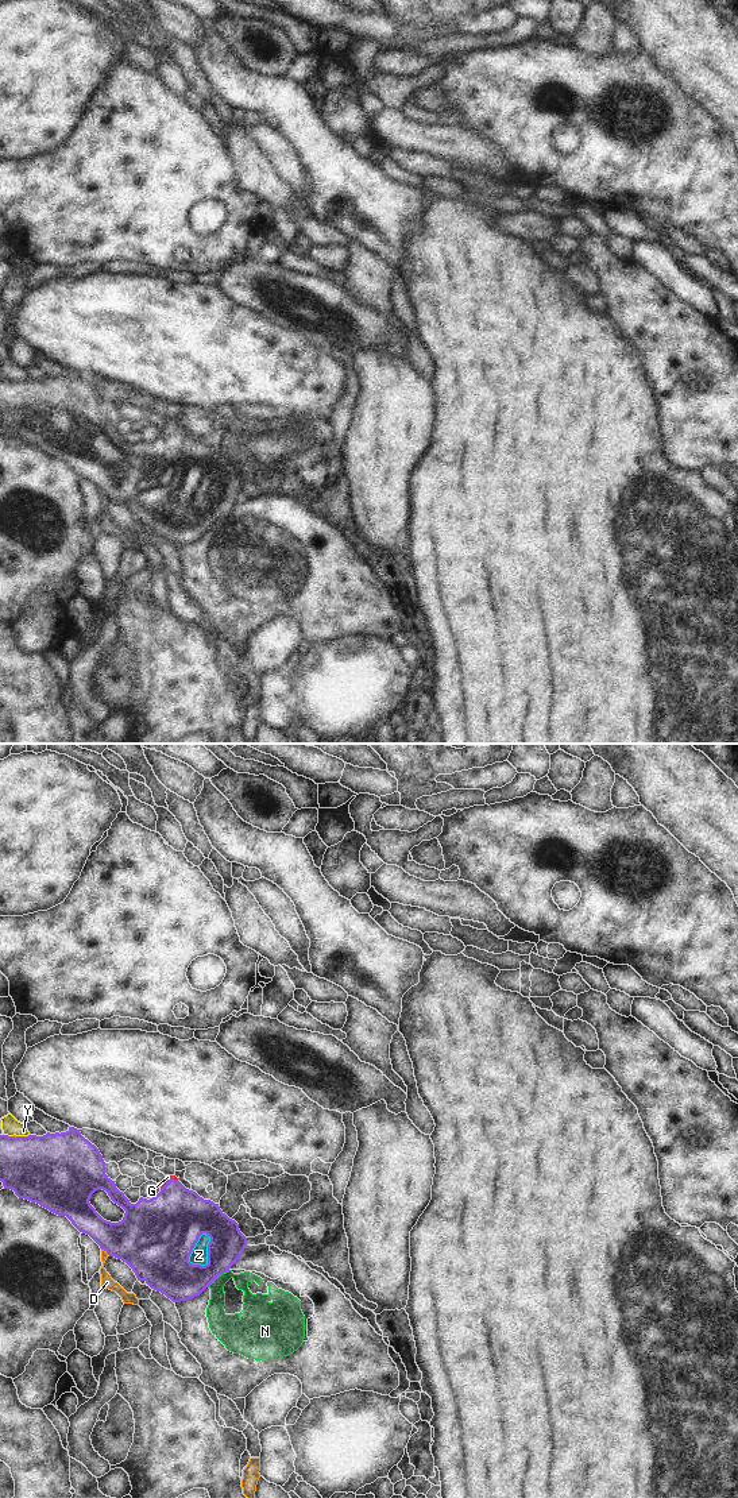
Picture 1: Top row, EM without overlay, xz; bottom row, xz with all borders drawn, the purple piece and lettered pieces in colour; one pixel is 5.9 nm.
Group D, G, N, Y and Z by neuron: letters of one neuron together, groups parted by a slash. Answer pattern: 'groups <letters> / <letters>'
groups D Y / G Z / N

